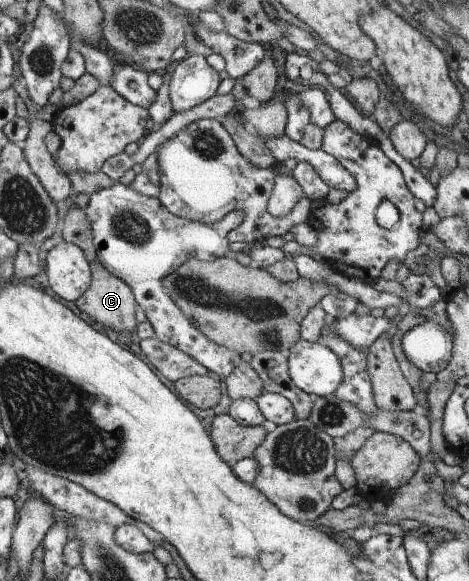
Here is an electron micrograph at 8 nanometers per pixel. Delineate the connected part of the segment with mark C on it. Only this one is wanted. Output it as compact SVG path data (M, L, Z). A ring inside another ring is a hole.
M99 261L91 264L93 269L93 279L90 283L90 288L83 295L75 300L75 305L87 313L91 319L98 321L101 325L113 329L120 338L134 338L135 334L135 305L138 304L134 296L134 290L130 288L122 279L115 277L104 265Z

